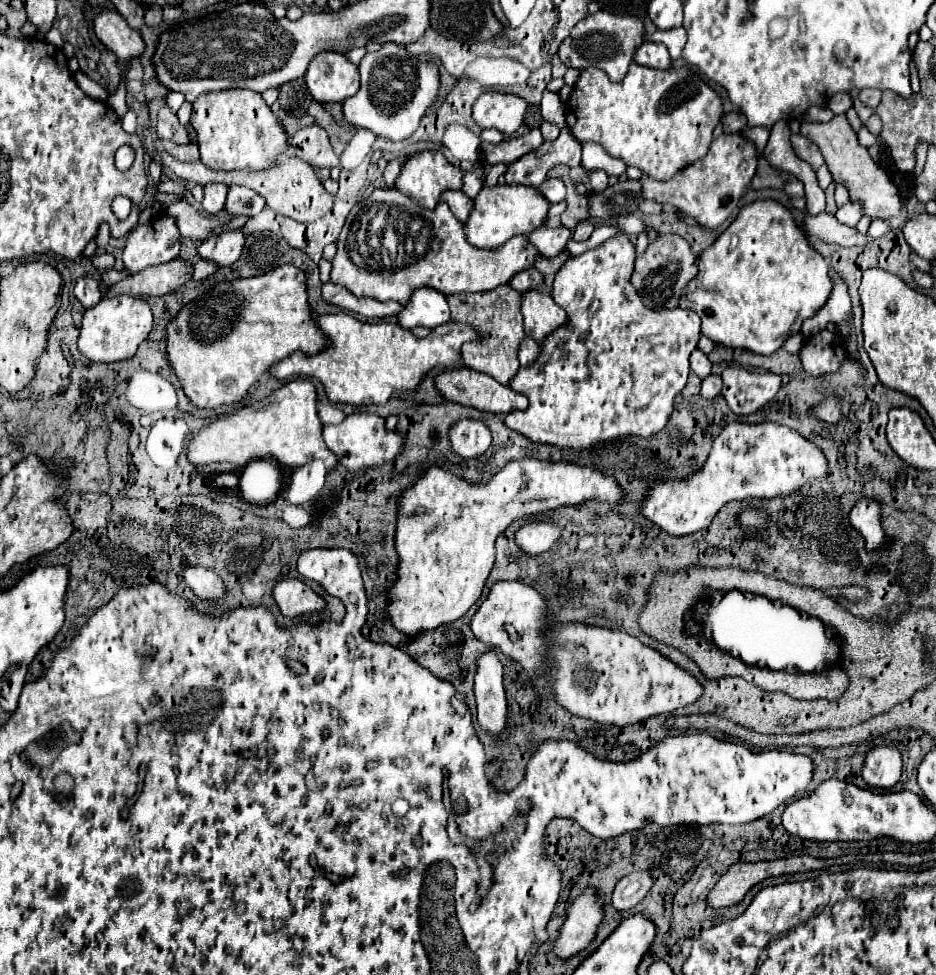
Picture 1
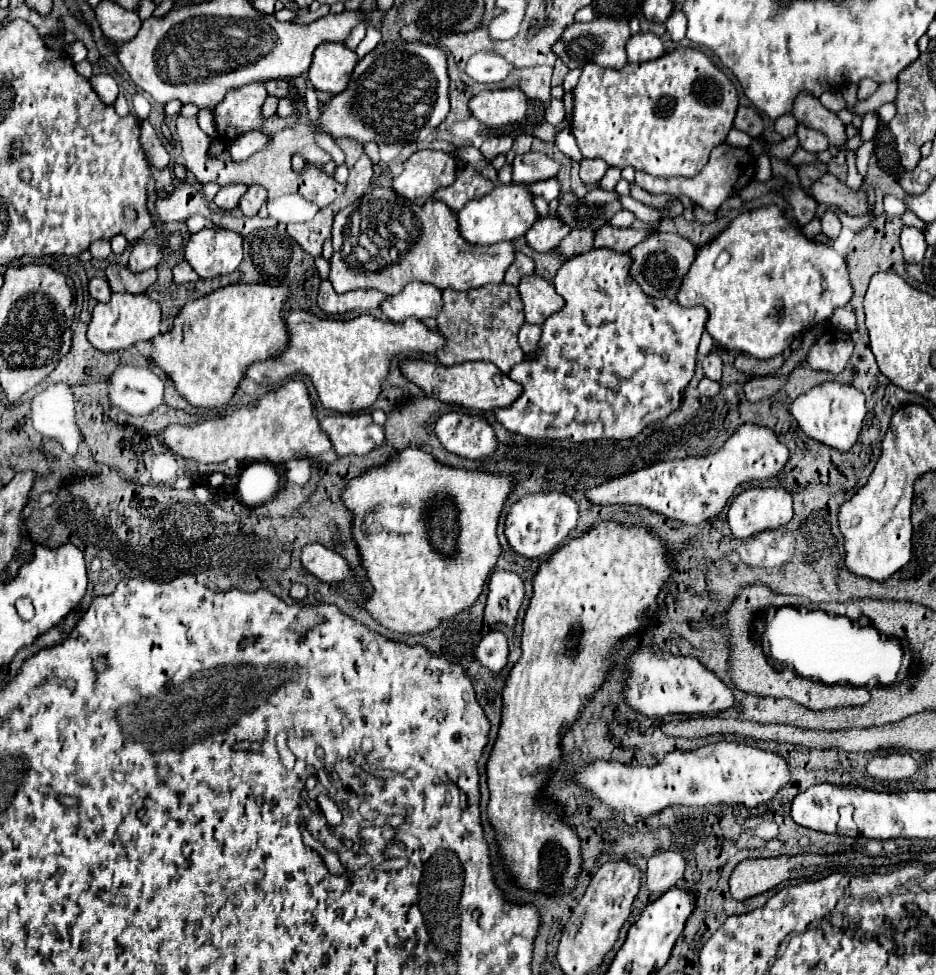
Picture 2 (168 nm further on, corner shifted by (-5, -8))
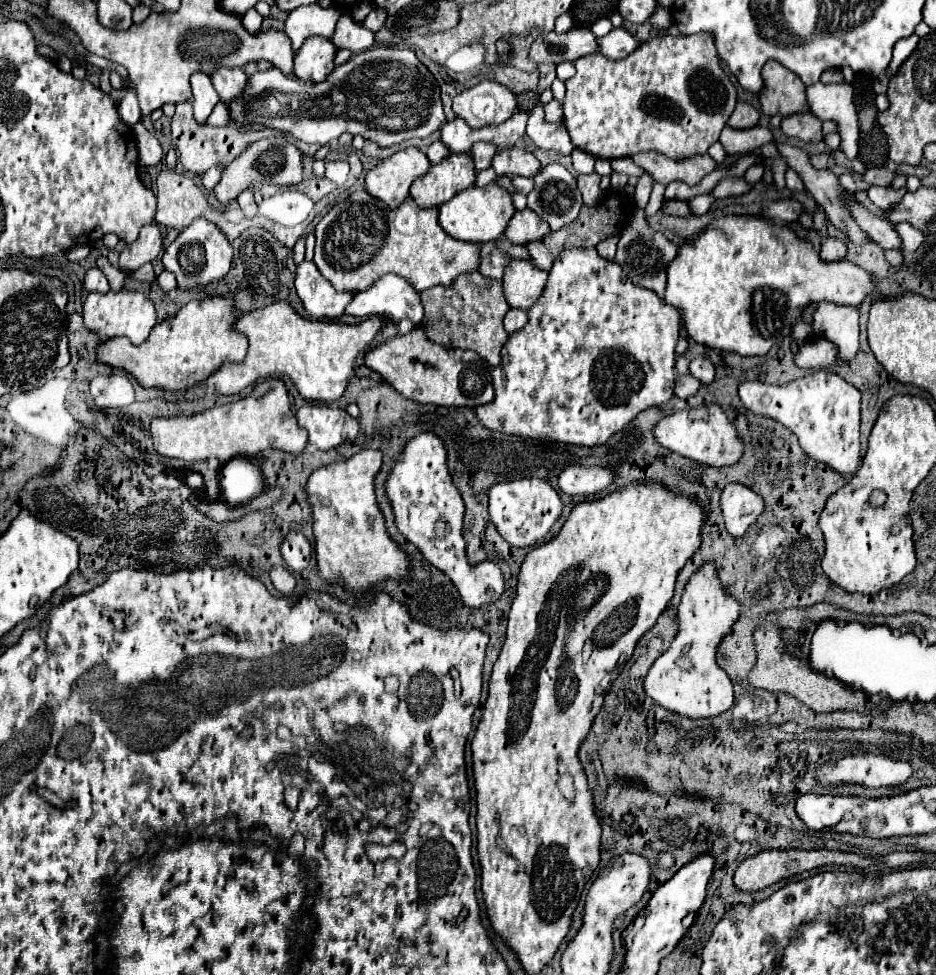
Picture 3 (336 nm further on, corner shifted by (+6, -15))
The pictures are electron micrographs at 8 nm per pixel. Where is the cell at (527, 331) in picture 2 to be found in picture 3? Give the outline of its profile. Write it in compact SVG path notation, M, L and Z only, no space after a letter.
M511 309L507 315L505 315L505 331L509 335L521 331L527 323L527 313L525 311L517 311L517 309Z

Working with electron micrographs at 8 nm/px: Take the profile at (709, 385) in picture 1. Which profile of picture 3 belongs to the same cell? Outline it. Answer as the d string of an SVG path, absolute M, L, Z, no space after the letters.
M693 375L677 377L677 381L675 381L675 395L681 397L681 399L689 399L689 397L693 397L697 393L699 387L701 387L701 383Z

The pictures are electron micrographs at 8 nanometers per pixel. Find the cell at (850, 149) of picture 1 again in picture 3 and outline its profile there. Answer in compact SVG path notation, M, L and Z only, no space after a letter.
M769 61L763 67L763 73L765 73L765 91L761 93L759 101L761 101L761 107L763 107L765 115L773 117L773 115L779 113L781 117L789 117L789 115L795 115L795 113L807 113L809 111L809 103L807 103L807 95L805 95L805 85L801 83L801 79L797 75L793 75L789 69L781 67L775 61Z

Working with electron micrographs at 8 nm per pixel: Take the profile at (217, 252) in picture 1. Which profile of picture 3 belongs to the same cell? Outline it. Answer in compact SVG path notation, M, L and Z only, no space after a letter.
M195 219L179 237L165 249L161 257L163 265L167 271L171 271L177 277L179 289L191 289L195 285L205 285L211 281L219 281L229 273L231 261L233 261L233 249L227 237L219 231L217 225L205 221L205 219Z

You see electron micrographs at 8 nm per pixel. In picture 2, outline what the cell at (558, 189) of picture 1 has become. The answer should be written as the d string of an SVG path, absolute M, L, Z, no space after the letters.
M552 178L552 180L540 180L540 182L536 182L536 184L530 184L530 186L528 186L528 190L530 190L532 194L542 196L546 202L550 202L550 200L558 198L560 188L562 188L562 186L560 186L560 182L558 182L556 178Z

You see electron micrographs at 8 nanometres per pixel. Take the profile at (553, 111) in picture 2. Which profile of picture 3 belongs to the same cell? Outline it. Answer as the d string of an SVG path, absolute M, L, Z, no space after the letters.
M549 101L547 105L543 105L543 111L545 111L545 121L547 123L557 123L563 119L563 109L557 101Z

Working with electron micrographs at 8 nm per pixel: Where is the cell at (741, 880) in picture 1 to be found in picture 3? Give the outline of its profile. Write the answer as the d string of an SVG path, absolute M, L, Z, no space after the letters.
M787 849L787 851L763 851L755 857L749 857L745 859L735 875L733 875L733 883L739 891L761 891L781 879L789 879L793 875L801 875L803 871L811 871L811 869L819 869L819 867L825 867L825 865L851 865L851 867L869 867L869 865L875 865L877 861L875 859L867 859L863 855L855 855L855 853L843 853L843 851L803 851L803 849Z

